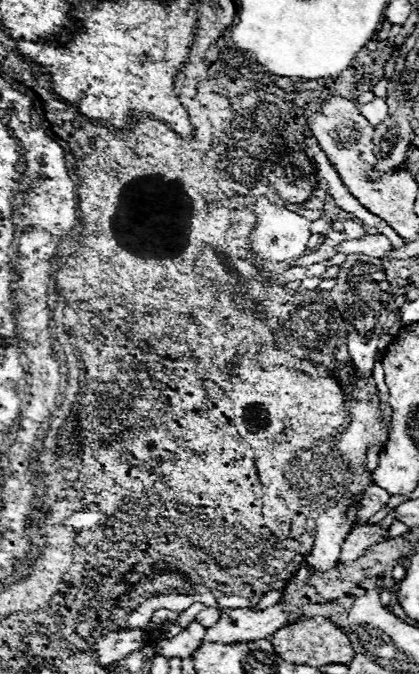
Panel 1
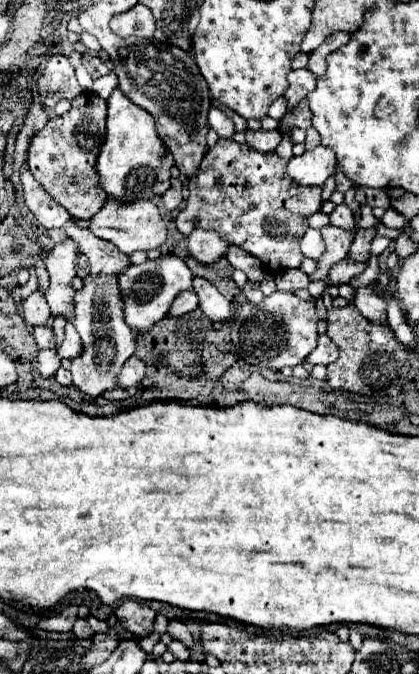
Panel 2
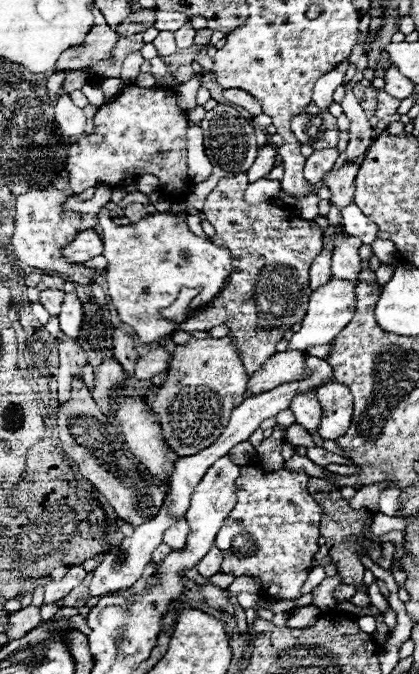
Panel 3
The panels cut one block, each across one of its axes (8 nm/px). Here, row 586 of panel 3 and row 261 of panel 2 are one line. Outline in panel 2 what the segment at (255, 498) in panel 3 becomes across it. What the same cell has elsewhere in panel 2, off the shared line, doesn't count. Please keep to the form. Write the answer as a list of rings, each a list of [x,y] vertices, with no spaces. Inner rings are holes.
[[[232,138],[218,140],[212,150],[204,156],[198,174],[190,178],[186,208],[176,216],[176,226],[182,234],[190,234],[196,228],[208,228],[230,238],[236,246],[244,248],[248,254],[256,256],[268,272],[282,272],[286,268],[298,268],[304,260],[300,252],[300,238],[308,230],[308,216],[320,210],[320,186],[300,186],[286,172],[288,160],[278,158],[276,152],[258,152],[248,144],[236,144]]]

